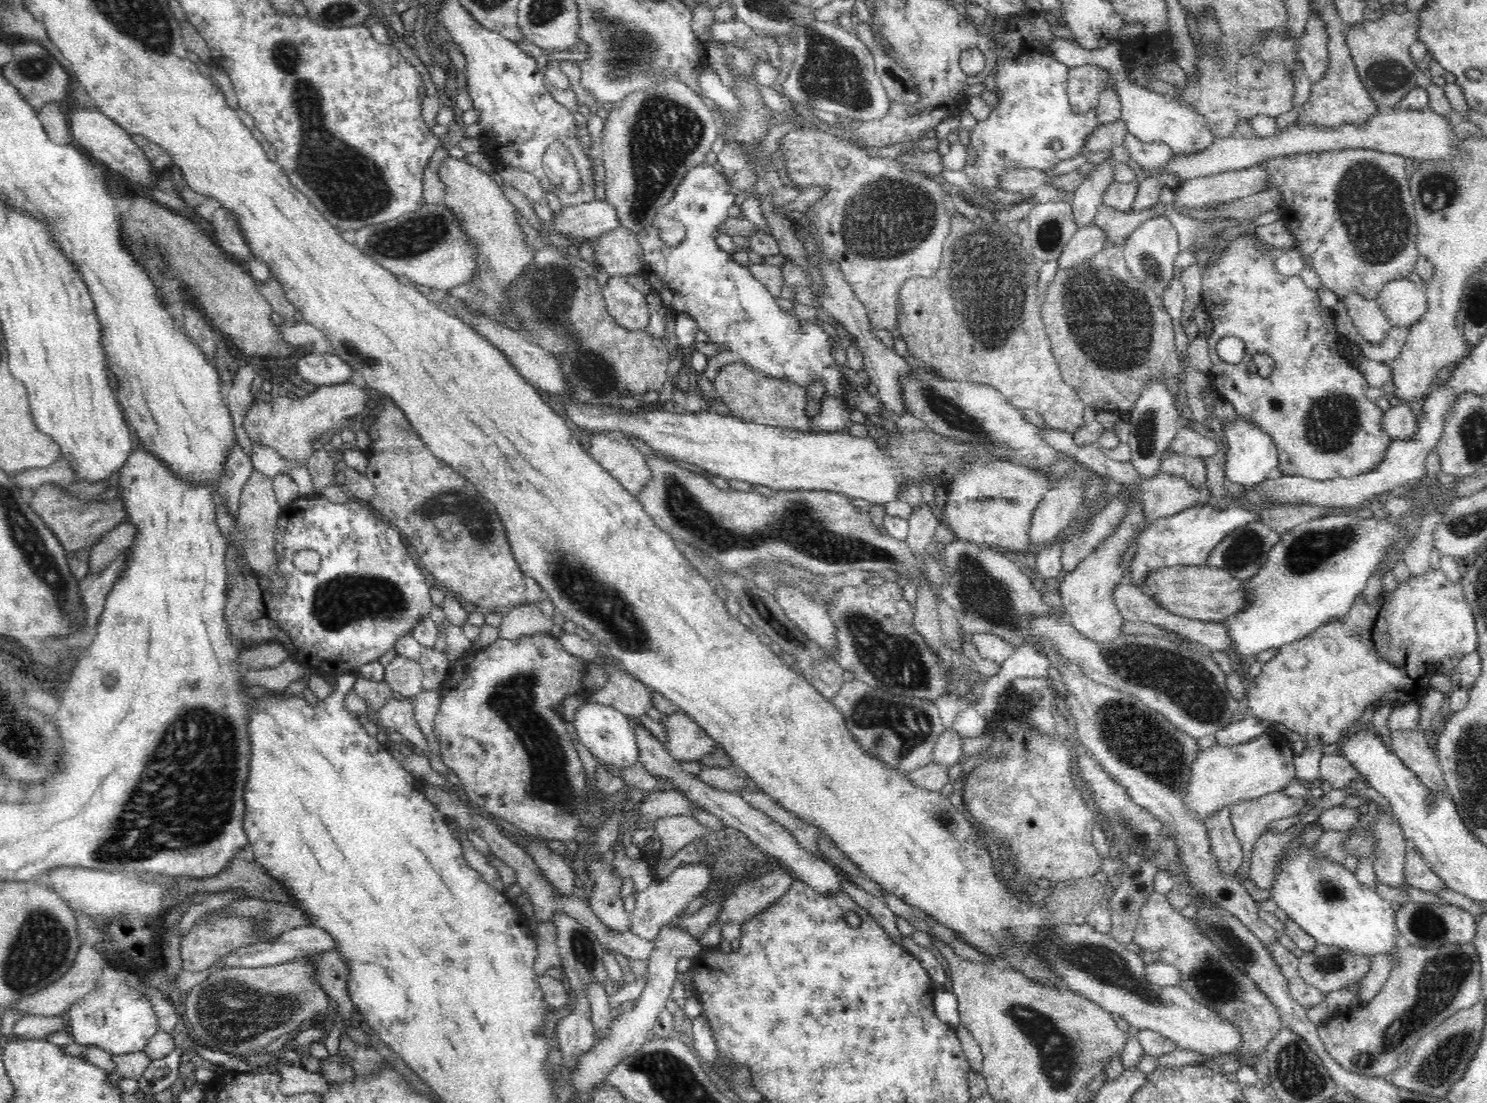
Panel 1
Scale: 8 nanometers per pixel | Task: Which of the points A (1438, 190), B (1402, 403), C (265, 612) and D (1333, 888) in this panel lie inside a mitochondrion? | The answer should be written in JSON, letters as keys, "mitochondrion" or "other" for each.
{"A":"mitochondrion","B":"other","C":"other","D":"other"}

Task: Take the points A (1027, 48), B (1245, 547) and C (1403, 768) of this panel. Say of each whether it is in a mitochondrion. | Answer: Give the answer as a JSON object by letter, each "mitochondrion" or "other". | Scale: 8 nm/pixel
{"A":"other","B":"mitochondrion","C":"other"}

